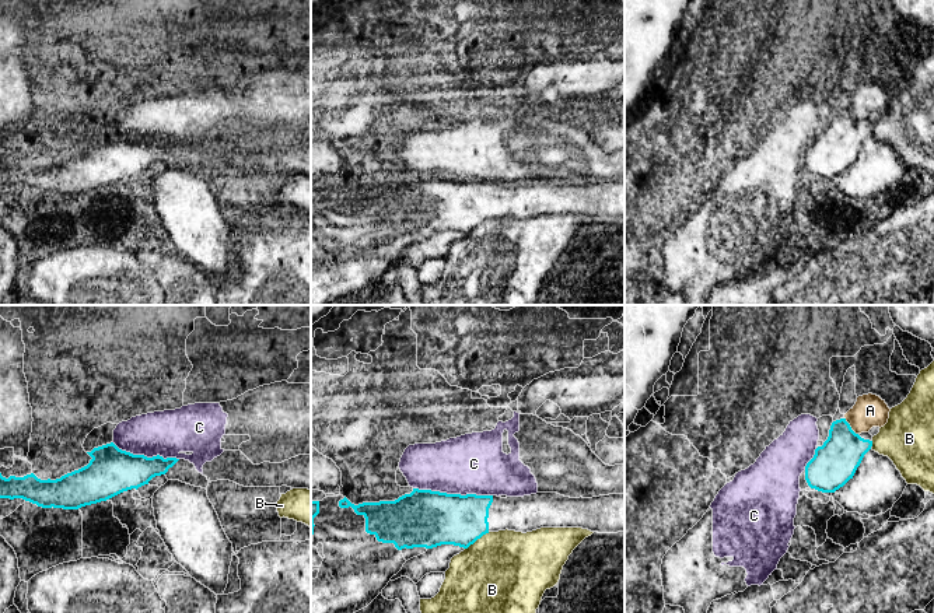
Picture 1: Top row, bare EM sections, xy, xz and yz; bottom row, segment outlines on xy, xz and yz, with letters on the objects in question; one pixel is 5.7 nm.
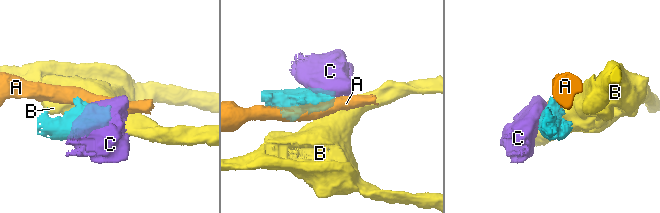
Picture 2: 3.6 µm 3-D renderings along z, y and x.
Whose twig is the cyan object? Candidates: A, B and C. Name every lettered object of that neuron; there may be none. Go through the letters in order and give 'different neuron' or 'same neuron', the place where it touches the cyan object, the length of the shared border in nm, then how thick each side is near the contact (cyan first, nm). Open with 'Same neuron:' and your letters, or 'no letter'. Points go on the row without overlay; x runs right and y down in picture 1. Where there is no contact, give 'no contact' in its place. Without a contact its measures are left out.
Same neuron: no letter
A: different neuron; contact yz (849, 112); length 130 nm; calibres 260 and 190 nm
B: different neuron; contact xz (476, 226); length 170 nm; calibres 300 and 480 nm
C: different neuron; contact xz (452, 181); length 460 nm; calibres 320 and 360 nm

